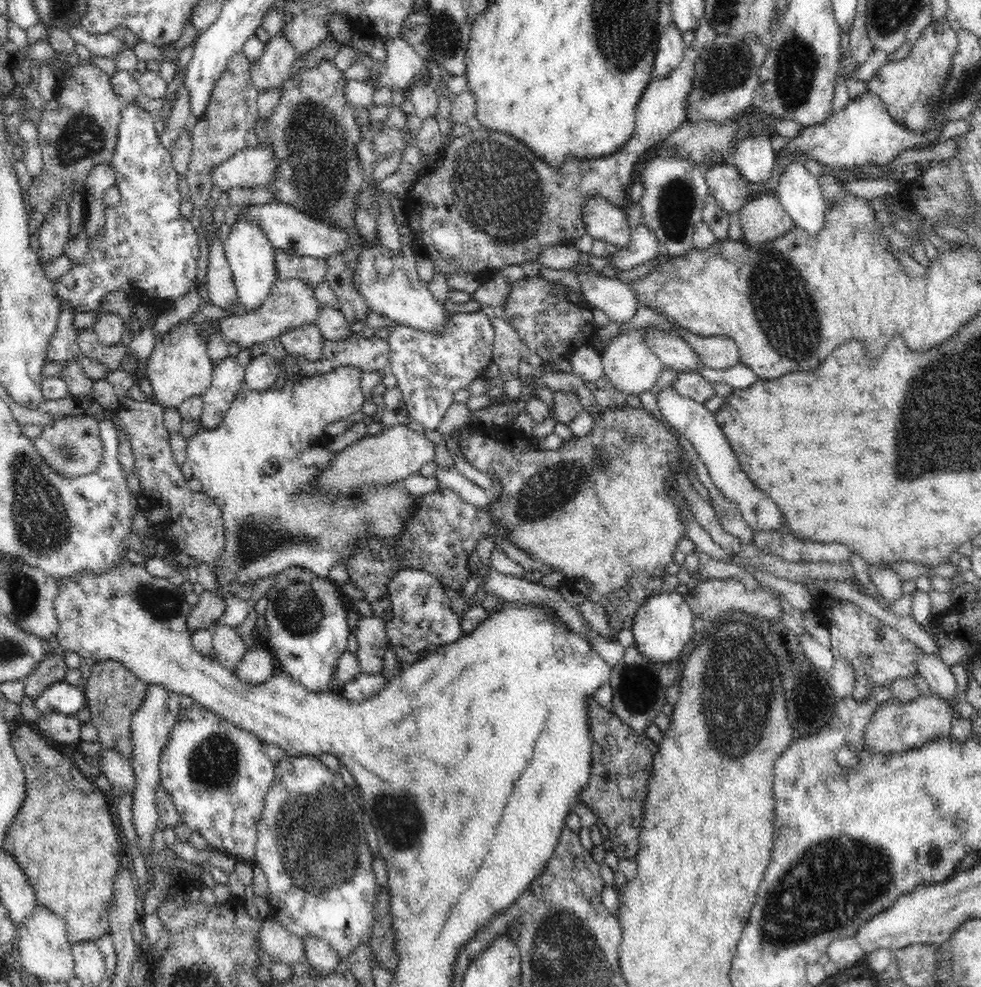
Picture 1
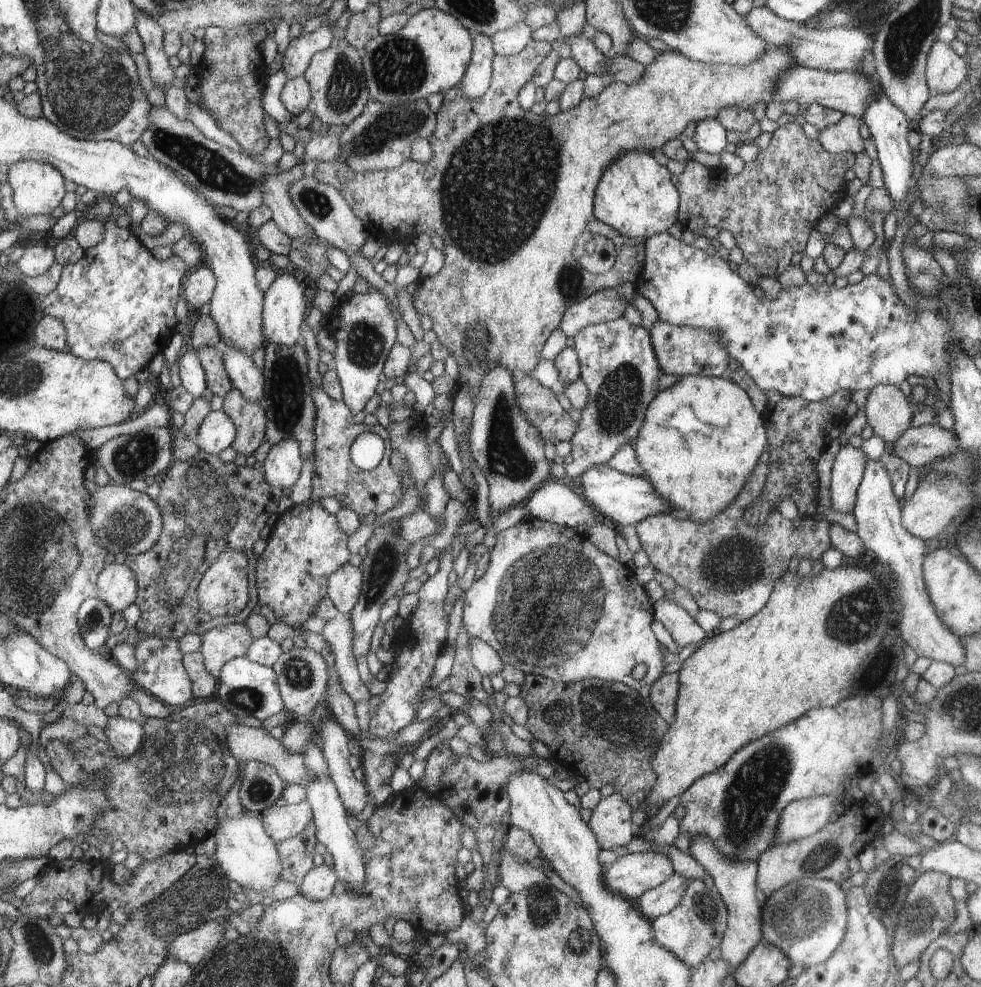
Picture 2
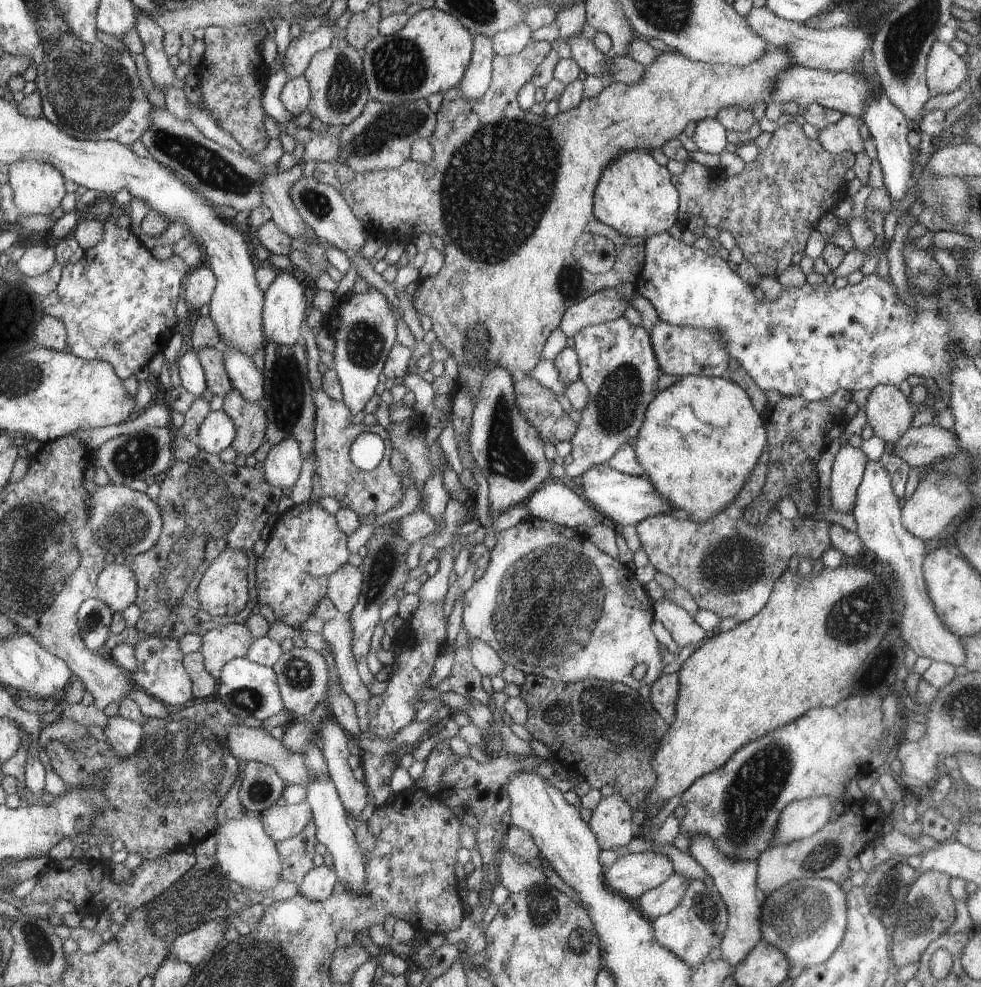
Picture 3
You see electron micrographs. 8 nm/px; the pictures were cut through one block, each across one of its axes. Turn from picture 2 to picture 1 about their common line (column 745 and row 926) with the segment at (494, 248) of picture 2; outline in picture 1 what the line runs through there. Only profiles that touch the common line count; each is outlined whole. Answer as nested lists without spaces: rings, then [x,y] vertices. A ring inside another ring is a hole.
[[[17,721],[12,727],[11,745],[24,767],[26,798],[6,834],[3,852],[14,856],[19,863],[34,889],[37,902],[62,917],[72,945],[95,942],[106,936],[109,930],[114,886],[124,854],[122,836],[110,812],[110,800],[78,769],[69,755],[50,746],[50,742],[40,735],[35,726]]]

